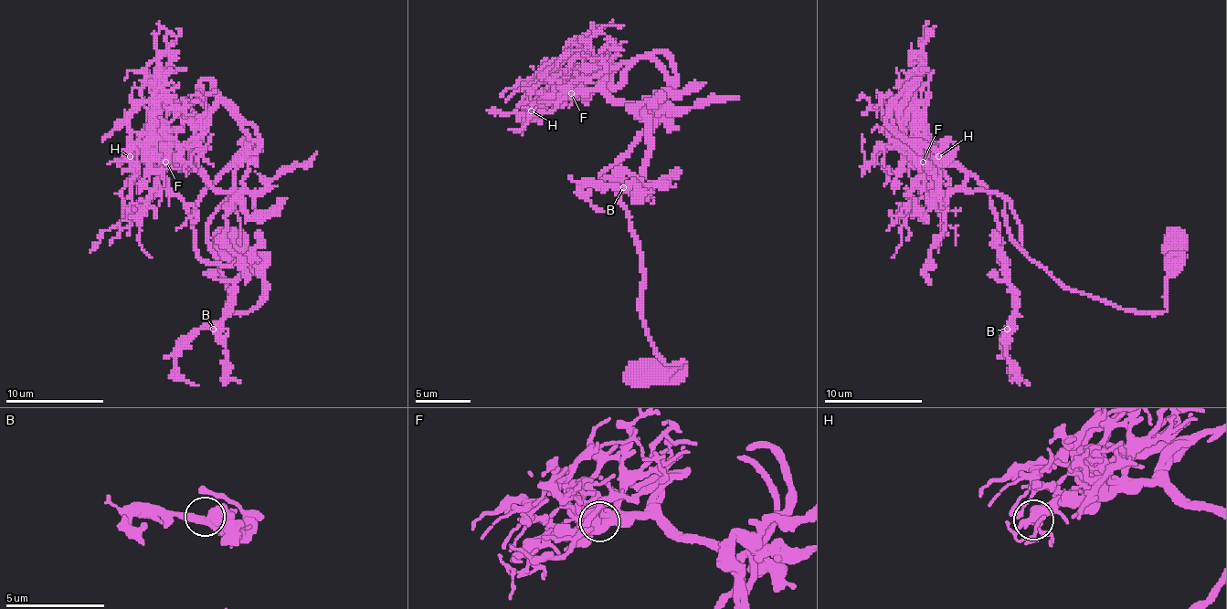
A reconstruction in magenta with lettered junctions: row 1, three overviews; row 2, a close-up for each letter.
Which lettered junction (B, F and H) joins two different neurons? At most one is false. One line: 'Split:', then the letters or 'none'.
Split: F

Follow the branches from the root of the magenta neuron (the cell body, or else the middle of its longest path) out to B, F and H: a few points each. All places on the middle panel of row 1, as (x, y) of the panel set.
B: (648, 154), (645, 132), (613, 168), (602, 173), (605, 179), (656, 184), (645, 195), (631, 195), (623, 187)
F: (648, 154), (645, 121), (631, 105), (615, 105), (602, 91), (572, 94)
H: (648, 154), (642, 116), (631, 105), (615, 105), (602, 91), (566, 91), (558, 99), (550, 99), (531, 110)

